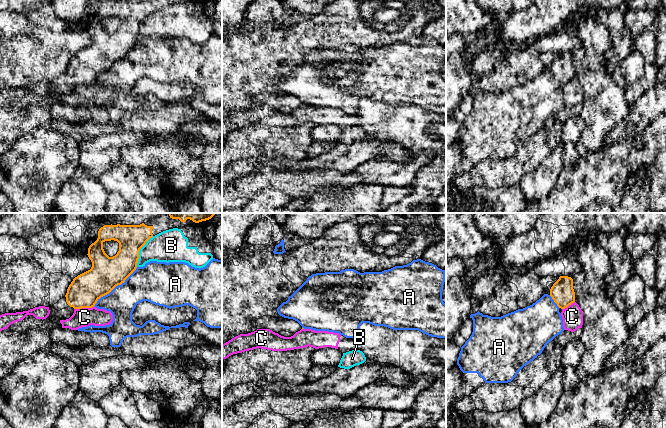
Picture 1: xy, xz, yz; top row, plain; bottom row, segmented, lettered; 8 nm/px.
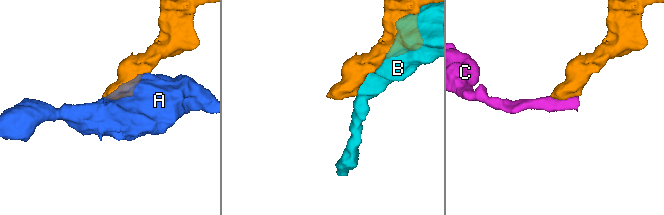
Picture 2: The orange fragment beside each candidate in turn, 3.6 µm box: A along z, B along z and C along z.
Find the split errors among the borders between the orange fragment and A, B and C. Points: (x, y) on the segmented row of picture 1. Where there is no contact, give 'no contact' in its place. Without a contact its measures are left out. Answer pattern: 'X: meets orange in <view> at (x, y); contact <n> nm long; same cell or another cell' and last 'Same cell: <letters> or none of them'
A: meets orange in xy at (115, 286); contact 480 nm long; another cell
B: meets orange in xy at (139, 250); contact 280 nm long; another cell
C: meets orange in xy at (83, 307); contact 160 nm long; another cell
Same cell: none of them

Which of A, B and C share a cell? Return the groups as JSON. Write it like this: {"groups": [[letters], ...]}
{"groups": [["A"], ["B"], ["C"]]}

